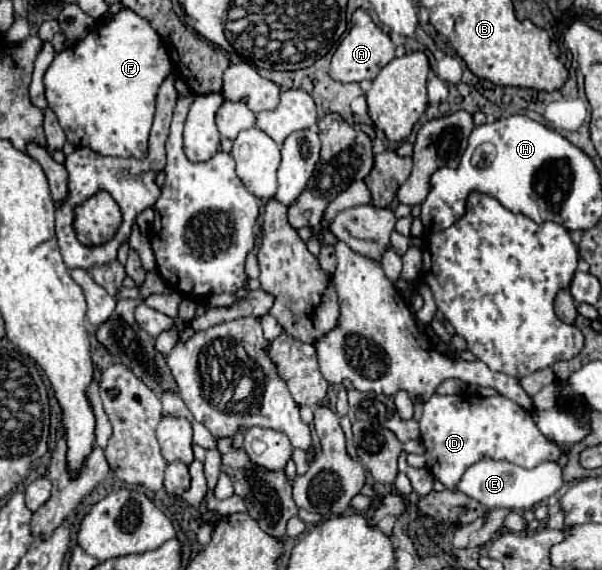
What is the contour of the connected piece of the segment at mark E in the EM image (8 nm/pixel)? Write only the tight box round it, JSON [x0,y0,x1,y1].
[458,458,562,510]

